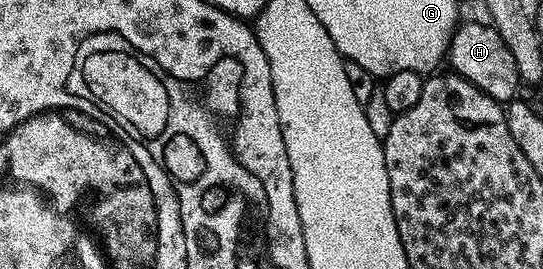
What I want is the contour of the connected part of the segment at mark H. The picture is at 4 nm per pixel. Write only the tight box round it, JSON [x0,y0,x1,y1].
[447,22,523,105]

